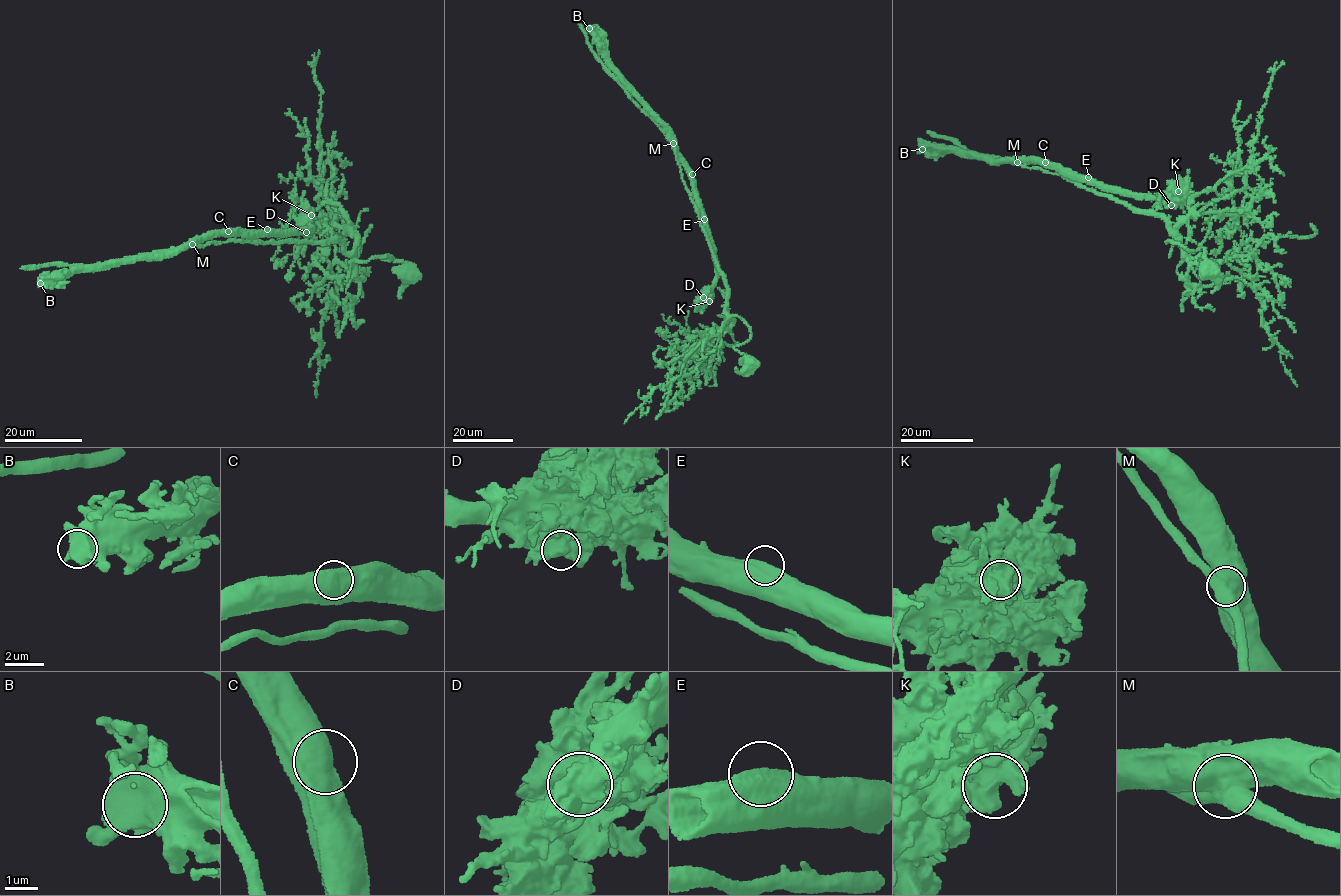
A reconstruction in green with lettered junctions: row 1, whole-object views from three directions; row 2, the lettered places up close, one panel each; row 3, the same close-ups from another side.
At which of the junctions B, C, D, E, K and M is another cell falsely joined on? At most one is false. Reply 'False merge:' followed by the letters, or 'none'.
False merge: M

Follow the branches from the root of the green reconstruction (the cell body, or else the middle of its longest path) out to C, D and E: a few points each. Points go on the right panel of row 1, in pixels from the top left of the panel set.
C: (1212, 269), (1203, 248), (1166, 243), (1177, 238), (1161, 217), (1020, 163), (1045, 162)
D: (1212, 269), (1203, 248), (1166, 243), (1177, 238), (1161, 217), (1020, 163), (1069, 169), (1171, 205)
E: (1212, 269), (1203, 248), (1166, 243), (1177, 238), (1161, 217), (1020, 163), (1088, 177)

